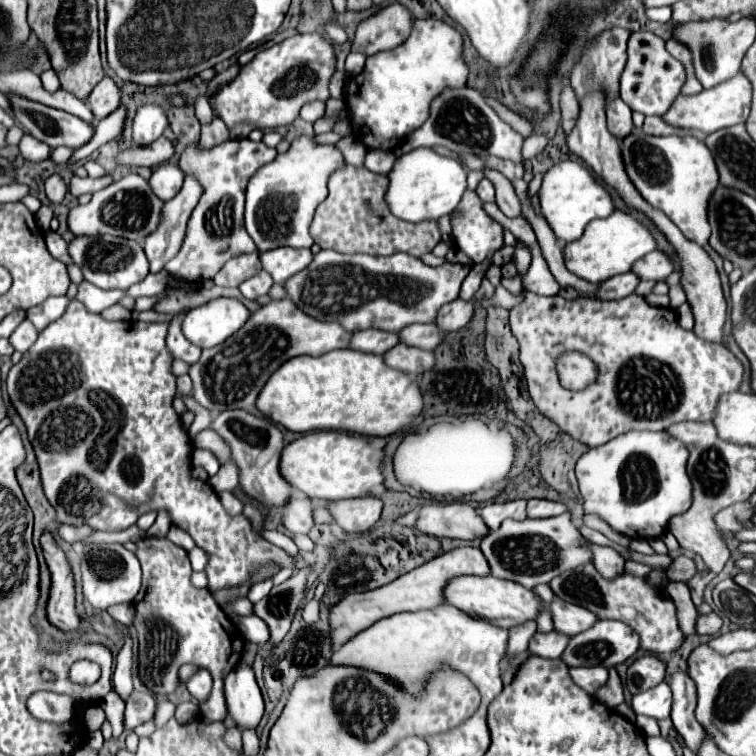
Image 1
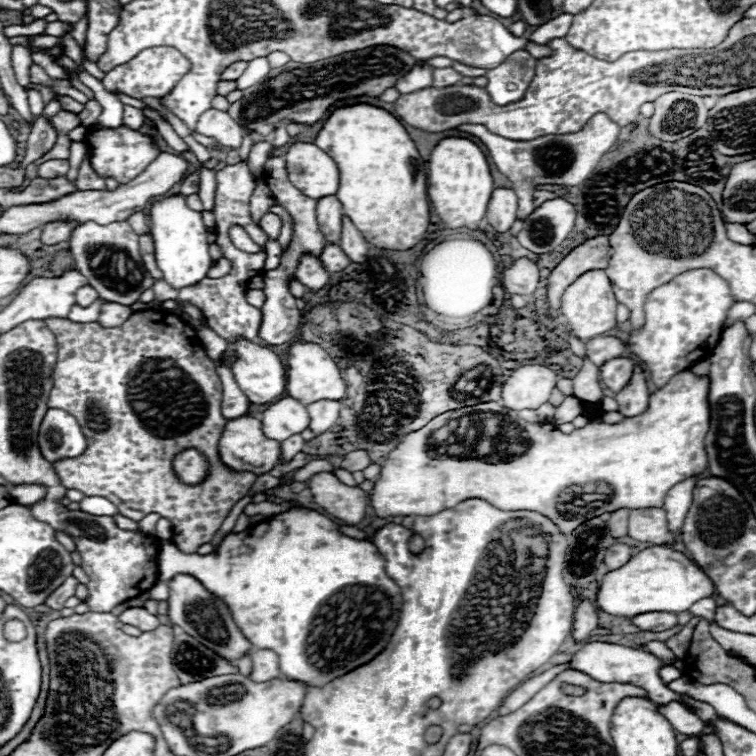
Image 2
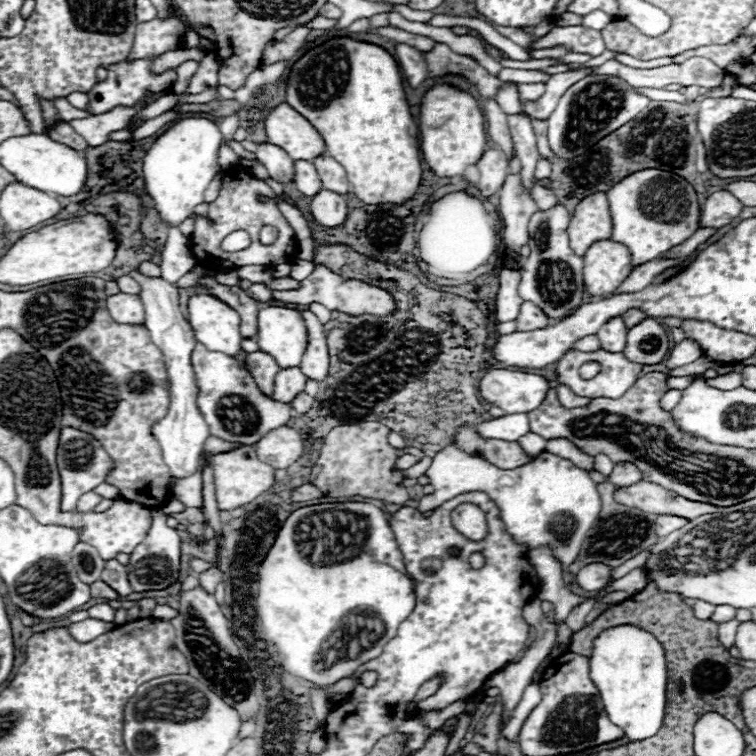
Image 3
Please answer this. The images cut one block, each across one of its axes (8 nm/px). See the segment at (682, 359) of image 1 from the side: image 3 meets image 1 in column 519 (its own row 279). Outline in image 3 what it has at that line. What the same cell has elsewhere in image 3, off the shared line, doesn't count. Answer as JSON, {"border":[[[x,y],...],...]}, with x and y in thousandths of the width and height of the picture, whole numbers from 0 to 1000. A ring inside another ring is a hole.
{"border":[[[418,352],[415,360],[405,370],[399,370],[399,381],[397,384],[381,384],[381,386],[362,384],[360,394],[370,397],[370,399],[381,399],[381,402],[399,402],[399,405],[405,405],[410,399],[423,399],[434,410],[450,410],[450,413],[458,413],[458,415],[492,413],[497,418],[508,418],[508,415],[519,413],[519,394],[516,394],[513,386],[508,386],[503,381],[492,381],[492,378],[487,378],[481,373],[474,373],[474,370],[455,373],[450,365],[439,362],[429,352]]]}

